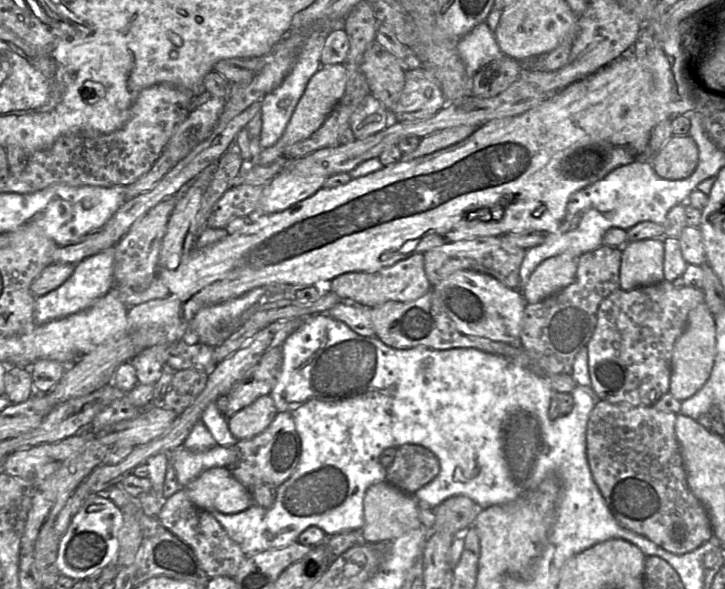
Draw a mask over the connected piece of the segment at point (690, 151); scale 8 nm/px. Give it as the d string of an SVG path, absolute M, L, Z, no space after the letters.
M673 135L652 157L651 163L657 175L663 179L688 178L698 164L697 145L689 135Z

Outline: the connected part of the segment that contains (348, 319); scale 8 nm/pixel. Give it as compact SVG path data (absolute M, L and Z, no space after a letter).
M339 303L327 313L332 318L345 323L354 332L363 336L375 336L371 318L372 308L360 304Z

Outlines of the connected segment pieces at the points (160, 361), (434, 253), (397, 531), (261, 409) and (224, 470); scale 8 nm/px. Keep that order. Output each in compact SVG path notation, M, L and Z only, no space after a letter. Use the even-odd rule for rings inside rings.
M162 345L145 348L130 362L136 369L138 384L154 385L165 366L166 348Z
M504 235L478 237L447 243L426 251L424 268L432 285L458 270L470 270L490 275L506 287L519 290L519 272L525 252L525 249L514 245Z
M388 482L371 485L365 493L363 503L364 526L361 533L364 542L393 541L411 530L422 527L414 495L402 491Z
M261 396L227 418L229 431L237 440L251 439L264 431L277 413L272 397Z
M213 467L202 472L197 478L185 486L188 498L199 508L219 511L223 514L235 514L253 504L250 490L233 477L227 467Z

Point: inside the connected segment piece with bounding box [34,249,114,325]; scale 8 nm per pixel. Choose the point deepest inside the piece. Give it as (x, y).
(92, 278)

